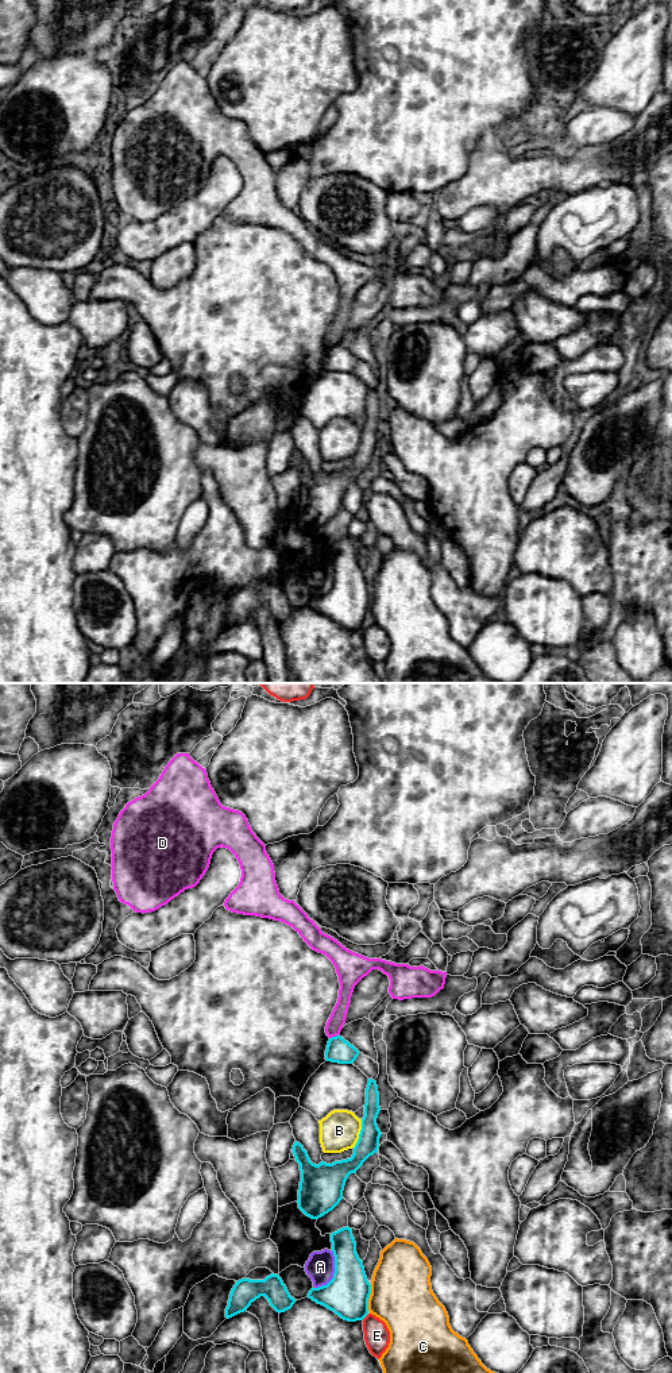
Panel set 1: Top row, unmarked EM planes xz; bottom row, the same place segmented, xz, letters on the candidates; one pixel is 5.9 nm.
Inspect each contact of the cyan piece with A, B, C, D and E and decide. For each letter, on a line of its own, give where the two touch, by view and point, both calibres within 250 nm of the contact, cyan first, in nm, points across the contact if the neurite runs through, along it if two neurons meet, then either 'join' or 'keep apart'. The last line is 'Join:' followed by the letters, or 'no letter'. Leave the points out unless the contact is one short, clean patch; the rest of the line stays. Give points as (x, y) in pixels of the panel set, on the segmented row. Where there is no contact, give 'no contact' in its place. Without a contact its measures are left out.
A: meets cyan in xz at (333, 1273); 260 nm thick on the cyan side, 170 nm on the other; keep apart
B: meets cyan in xz at (359, 1134); 130 nm thick on the cyan side, 240 nm on the other; keep apart
C: meets cyan in xz at (369, 1298); 260 nm thick on the cyan side, 360 nm on the other; keep apart
D: meets cyan in xz at (333, 1037); 140 nm thick on the cyan side, 100 nm on the other; border along xz (338, 1034), (329, 1038); keep apart
E: meets cyan in xz at (365, 1316); 260 nm thick on the cyan side, 160 nm on the other; border along xz (369, 1314), (362, 1319); keep apart
Join: no letter

